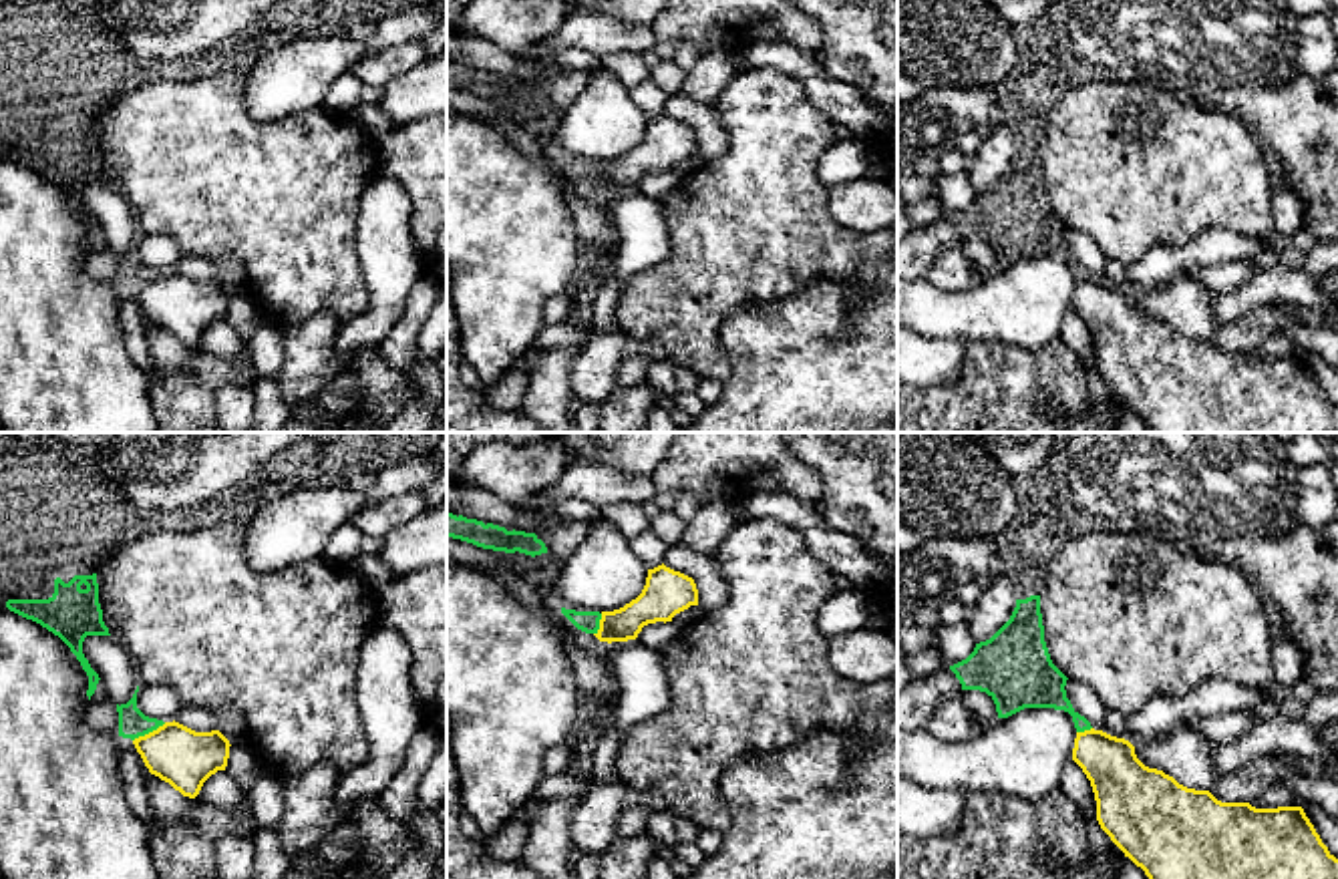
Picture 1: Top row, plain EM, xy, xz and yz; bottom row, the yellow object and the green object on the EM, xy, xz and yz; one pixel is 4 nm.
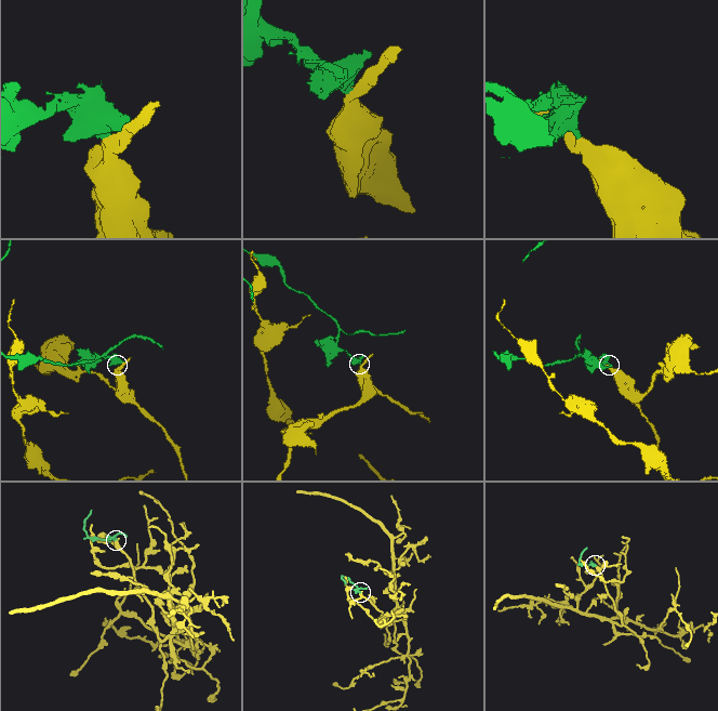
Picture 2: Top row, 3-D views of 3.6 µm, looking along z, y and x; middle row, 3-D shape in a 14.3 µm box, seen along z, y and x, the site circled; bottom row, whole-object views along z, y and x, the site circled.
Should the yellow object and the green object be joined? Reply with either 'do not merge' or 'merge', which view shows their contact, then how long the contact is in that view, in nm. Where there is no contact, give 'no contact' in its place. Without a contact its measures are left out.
do not merge; meets yellow in xy; contact 150 nm long

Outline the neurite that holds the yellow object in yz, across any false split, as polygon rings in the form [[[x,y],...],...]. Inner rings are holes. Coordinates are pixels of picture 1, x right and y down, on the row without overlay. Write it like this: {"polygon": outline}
{"polygon": [[[1095,278],[1076,282],[1072,310],[1091,330],[1101,378],[1151,432],[1338,432],[1338,408],[1302,356],[1221,352],[1145,316],[1129,290]]]}

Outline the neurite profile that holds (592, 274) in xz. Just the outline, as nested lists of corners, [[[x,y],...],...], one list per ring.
[[[614,253],[590,259],[581,263],[575,284],[569,292],[571,312],[565,322],[575,324],[577,328],[594,330],[594,300],[598,290],[614,274]]]

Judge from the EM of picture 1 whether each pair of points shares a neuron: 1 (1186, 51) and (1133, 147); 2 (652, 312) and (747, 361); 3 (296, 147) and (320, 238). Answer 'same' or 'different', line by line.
1: different
2: different
3: same

